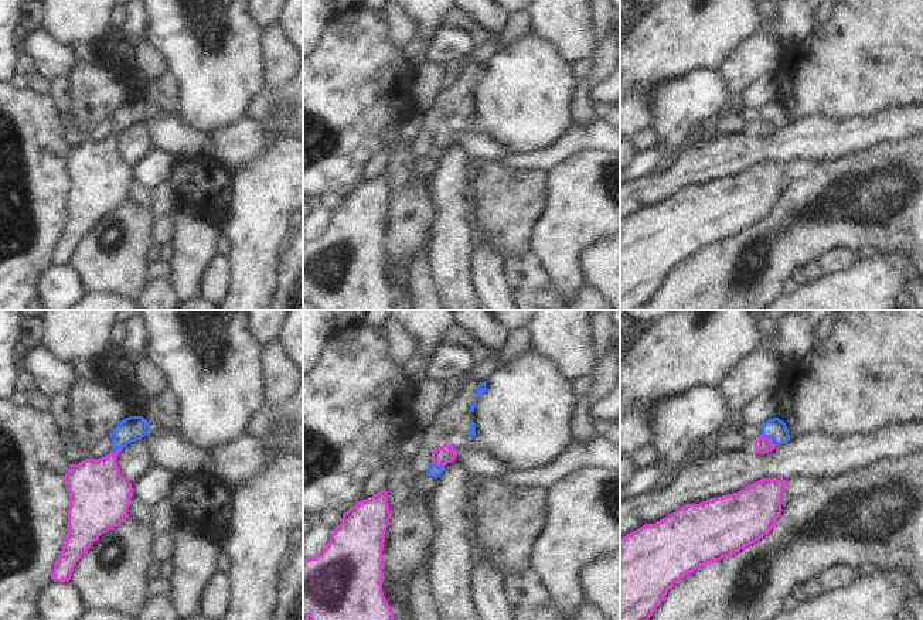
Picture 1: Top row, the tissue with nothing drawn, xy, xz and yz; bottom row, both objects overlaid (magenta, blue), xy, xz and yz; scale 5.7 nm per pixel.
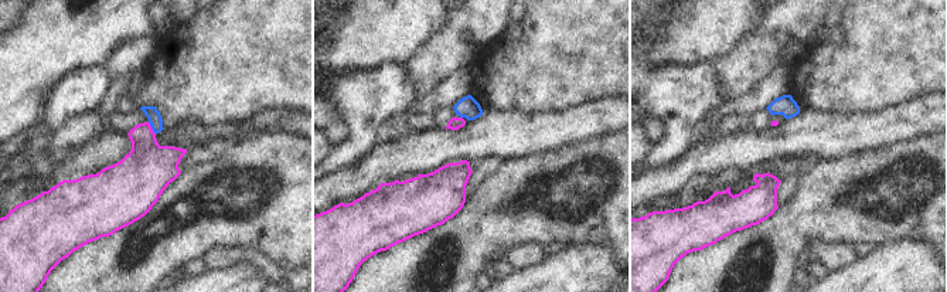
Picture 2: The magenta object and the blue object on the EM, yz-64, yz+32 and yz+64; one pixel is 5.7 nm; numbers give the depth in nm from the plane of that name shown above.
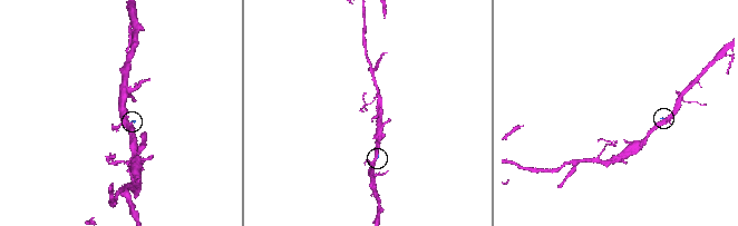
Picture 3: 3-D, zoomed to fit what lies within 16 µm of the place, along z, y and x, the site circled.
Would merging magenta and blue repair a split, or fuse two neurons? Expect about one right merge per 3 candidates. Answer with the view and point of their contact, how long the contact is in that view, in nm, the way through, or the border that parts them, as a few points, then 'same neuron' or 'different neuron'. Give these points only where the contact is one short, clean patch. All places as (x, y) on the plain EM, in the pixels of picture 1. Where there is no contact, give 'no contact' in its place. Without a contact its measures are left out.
contact yz (769, 122); length 110 nm; border yz (762, 118), (776, 128); different neuron

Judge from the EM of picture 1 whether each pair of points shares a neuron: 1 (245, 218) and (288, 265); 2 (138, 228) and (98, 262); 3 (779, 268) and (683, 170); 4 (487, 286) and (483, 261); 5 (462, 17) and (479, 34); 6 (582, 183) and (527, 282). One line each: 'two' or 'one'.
1: two
2: one
3: two
4: one
5: one
6: two

